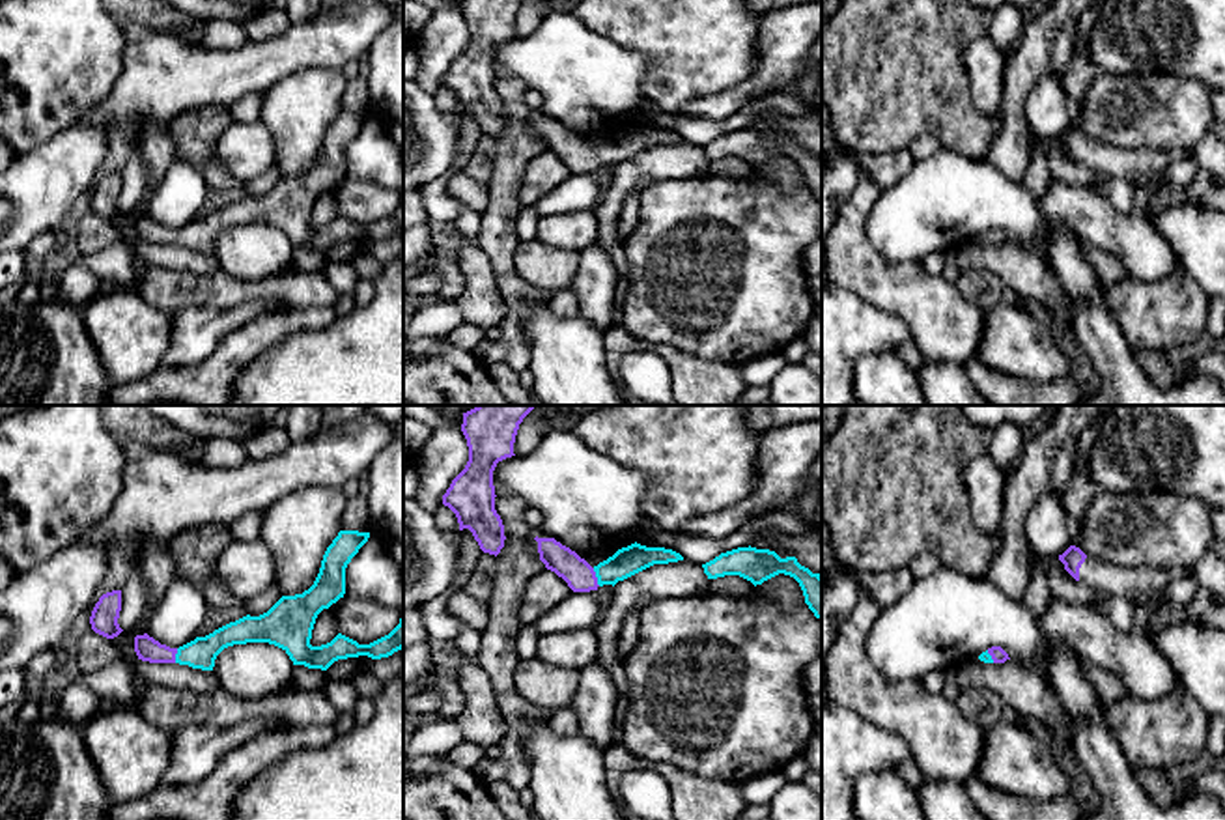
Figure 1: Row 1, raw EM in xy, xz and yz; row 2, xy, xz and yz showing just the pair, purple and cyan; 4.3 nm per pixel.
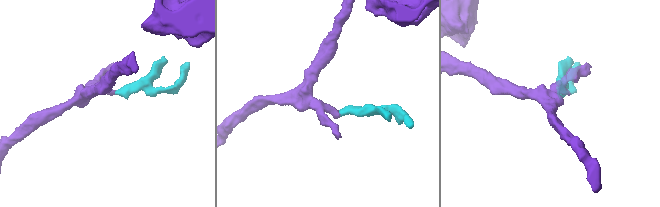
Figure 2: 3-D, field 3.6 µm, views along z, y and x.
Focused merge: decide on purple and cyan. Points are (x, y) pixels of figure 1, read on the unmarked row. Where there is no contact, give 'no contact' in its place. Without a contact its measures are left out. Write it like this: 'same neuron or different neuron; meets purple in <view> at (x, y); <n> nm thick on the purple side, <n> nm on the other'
same neuron; meets purple in xz at (596, 159); 130 nm thick on the purple side, 130 nm on the other

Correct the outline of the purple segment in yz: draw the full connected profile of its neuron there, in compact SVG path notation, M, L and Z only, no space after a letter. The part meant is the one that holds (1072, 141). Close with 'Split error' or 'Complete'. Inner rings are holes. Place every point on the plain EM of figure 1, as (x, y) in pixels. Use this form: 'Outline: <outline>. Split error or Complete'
Outline: M1070 127L1059 142L1064 151L1091 170L1120 177L1133 189L1148 185L1152 191L1163 183L1163 172L1176 161L1186 159L1184 151L1122 149L1105 142L1089 140L1079 129Z. Split error

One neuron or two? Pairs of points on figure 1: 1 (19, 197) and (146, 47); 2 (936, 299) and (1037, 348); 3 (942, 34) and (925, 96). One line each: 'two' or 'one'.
1: two
2: two
3: one

